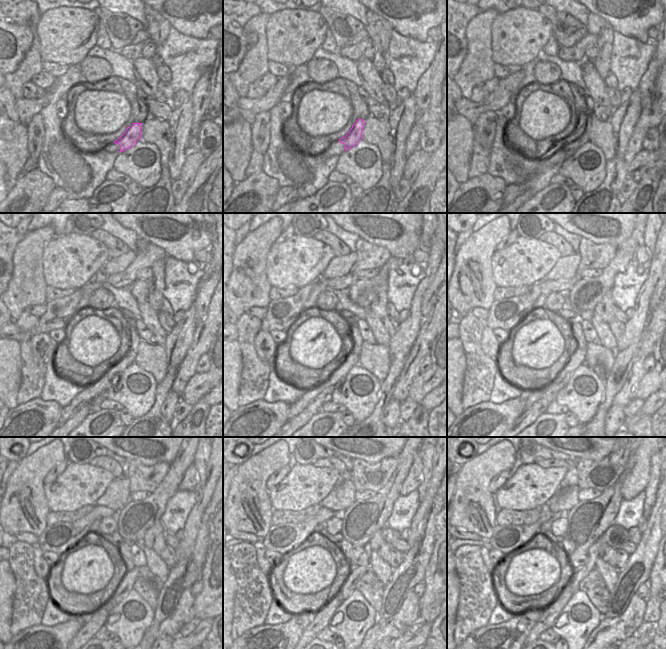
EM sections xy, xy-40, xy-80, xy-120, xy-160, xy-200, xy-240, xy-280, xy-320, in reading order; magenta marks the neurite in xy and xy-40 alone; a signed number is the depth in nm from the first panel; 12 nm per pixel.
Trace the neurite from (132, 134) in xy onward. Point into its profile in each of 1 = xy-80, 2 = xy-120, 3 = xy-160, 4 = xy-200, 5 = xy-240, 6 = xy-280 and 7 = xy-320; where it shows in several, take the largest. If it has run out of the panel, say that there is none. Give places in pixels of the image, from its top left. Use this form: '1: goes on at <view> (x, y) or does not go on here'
1: goes on at xy-80 (577, 137)
2: goes on at xy-120 (134, 339)
3: goes on at xy-160 (356, 338)
4: goes on at xy-200 (577, 334)
5: goes on at xy-240 (124, 548)
6: goes on at xy-280 (345, 547)
7: goes on at xy-320 (568, 547)

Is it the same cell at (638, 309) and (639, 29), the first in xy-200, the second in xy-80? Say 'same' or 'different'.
different

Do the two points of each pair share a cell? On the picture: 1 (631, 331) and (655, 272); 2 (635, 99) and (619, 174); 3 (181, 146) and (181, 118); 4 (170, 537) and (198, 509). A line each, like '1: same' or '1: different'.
1: same
2: same
3: same
4: different

